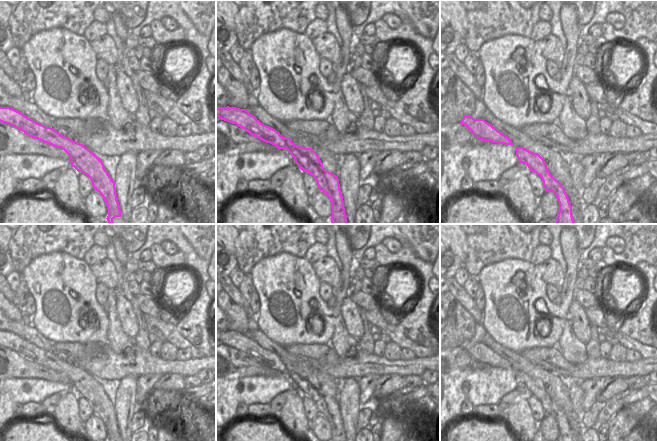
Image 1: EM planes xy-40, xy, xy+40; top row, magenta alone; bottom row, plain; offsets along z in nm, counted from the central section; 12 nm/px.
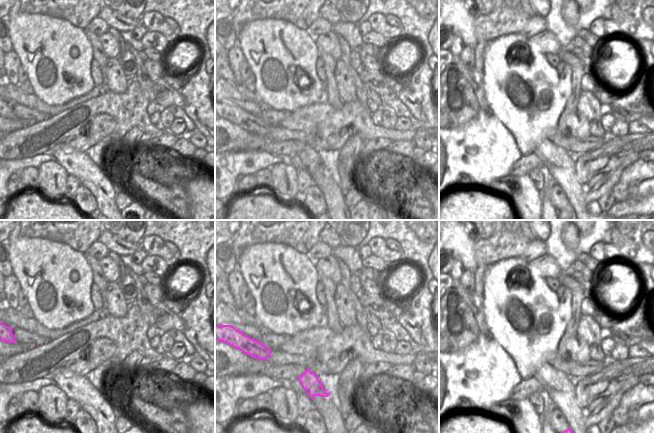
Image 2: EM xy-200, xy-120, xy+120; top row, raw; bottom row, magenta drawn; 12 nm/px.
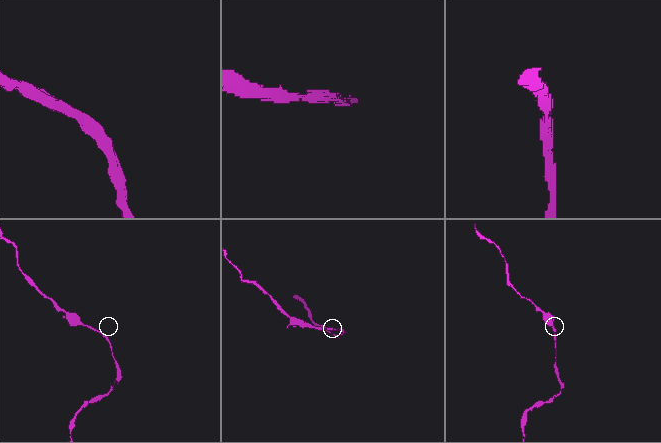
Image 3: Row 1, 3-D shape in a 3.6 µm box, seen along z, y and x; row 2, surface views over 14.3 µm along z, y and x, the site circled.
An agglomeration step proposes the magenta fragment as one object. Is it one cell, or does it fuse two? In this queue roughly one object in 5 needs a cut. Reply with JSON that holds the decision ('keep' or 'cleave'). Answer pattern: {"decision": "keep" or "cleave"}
{"decision": "keep"}

